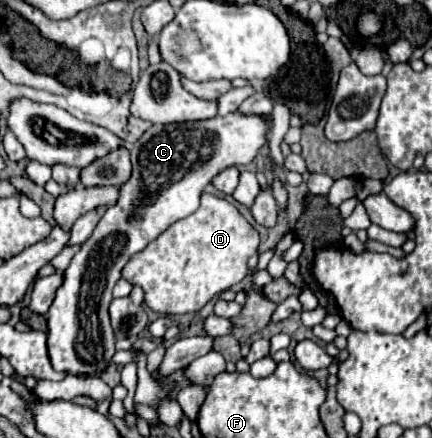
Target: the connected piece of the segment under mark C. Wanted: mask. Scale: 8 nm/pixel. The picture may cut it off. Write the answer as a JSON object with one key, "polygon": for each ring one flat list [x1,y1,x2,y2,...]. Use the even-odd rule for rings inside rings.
{"polygon":[[229,113,225,117,213,117,207,121,187,121,187,123,171,123,171,125,153,125,147,129,133,145,129,145,133,175,121,185,121,197,117,205,105,211,101,221,97,223,93,235,81,245,81,249,71,259,69,267,63,271,63,283,57,289,57,297,49,309,49,357,55,371,63,371,69,375,93,375,97,371,105,371,115,355,115,335,109,323,109,305,113,301,113,287,121,279,121,269,135,253,141,253,145,245,149,245,155,237,159,237,173,221,179,221,199,207,199,197,207,183,227,167,249,165,257,151,265,143,265,135,271,123,265,117,257,115,239,115]]}

